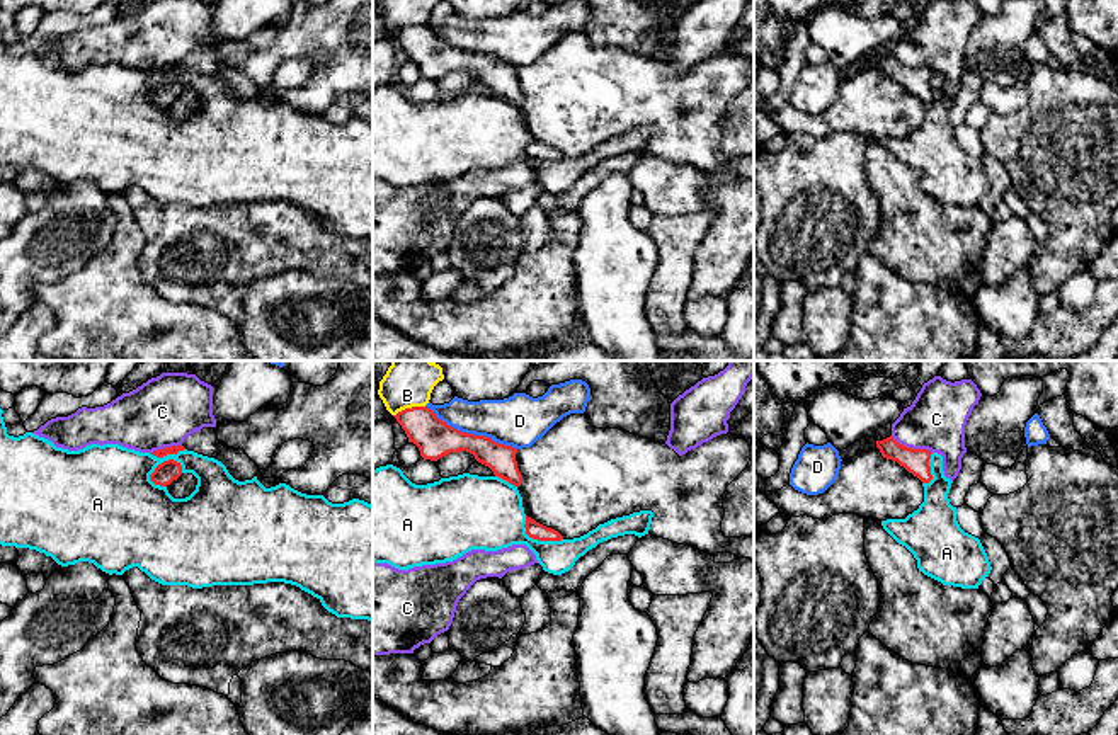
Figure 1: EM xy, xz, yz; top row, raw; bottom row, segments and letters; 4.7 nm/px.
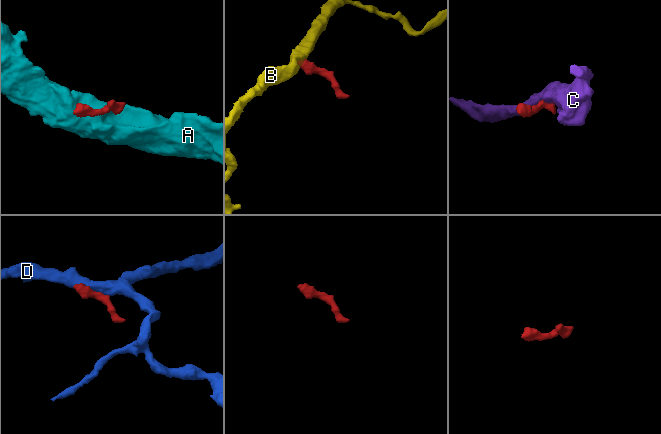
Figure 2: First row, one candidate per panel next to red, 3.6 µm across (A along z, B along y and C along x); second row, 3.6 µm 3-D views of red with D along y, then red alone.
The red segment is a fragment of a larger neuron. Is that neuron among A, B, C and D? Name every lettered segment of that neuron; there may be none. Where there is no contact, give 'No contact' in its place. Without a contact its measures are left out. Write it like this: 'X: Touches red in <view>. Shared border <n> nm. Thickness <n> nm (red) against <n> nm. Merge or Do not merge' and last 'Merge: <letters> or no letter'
A: Touches red in xy. Shared border 240 nm. Thickness 100 nm (red) against 320 nm. Do not merge
B: Touches red in xz. Shared border 160 nm. Thickness 180 nm (red) against 240 nm. Do not merge
C: Touches red in yz. Shared border 220 nm. Thickness 120 nm (red) against 280 nm. Do not merge
D: Touches red in xz. Shared border 480 nm. Thickness 180 nm (red) against 240 nm. Do not merge
Merge: no letter

